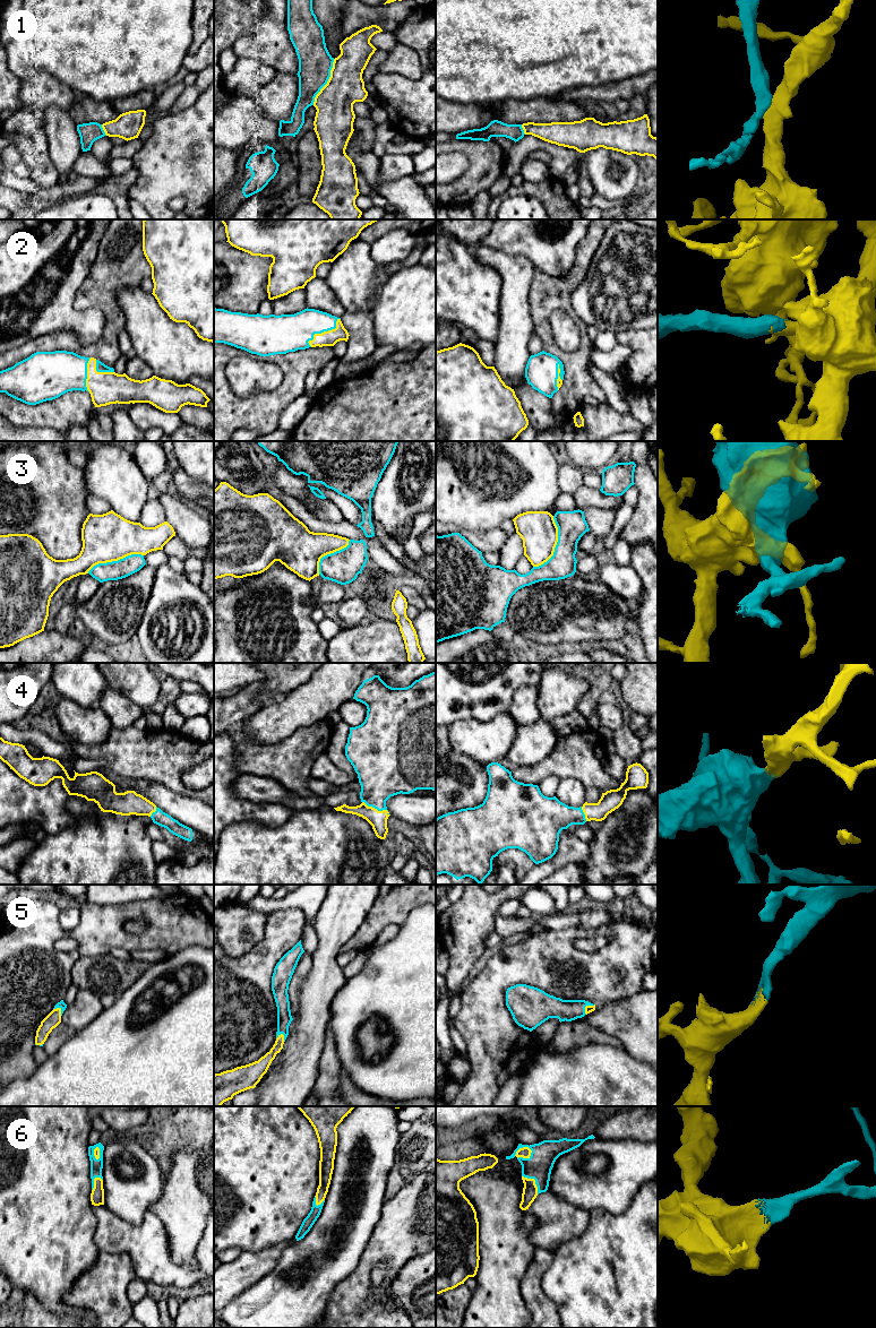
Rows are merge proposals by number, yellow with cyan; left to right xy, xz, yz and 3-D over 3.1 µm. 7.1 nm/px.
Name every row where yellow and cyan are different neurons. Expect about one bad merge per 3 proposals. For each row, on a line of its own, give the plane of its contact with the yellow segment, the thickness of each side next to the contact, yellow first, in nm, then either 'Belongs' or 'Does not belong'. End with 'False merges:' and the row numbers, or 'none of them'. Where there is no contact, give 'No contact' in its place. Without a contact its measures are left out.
1: Touches yellow in xz. Thickness 280 nm (yellow) against 240 nm. Does not belong
2: Touches yellow in xz. Thickness 110 nm (yellow) against 280 nm. Belongs
3: Touches yellow in yz. Thickness 260 nm (yellow) against 200 nm. Does not belong
4: Touches yellow in xz. Thickness 130 nm (yellow) against 320 nm. Belongs
5: Touches yellow in xy. Thickness 100 nm (yellow) against 50 nm. Belongs
6: Touches yellow in yz. Thickness 80 nm (yellow) against 180 nm. Belongs
False merges: 1, 3

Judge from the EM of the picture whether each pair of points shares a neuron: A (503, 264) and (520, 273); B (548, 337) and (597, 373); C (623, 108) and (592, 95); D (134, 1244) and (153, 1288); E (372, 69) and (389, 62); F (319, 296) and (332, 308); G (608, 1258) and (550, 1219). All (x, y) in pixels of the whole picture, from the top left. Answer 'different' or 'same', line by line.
A: same
B: different
C: different
D: different
E: different
F: same
G: different

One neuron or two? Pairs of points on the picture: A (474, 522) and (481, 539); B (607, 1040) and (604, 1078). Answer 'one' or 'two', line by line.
A: two
B: two

